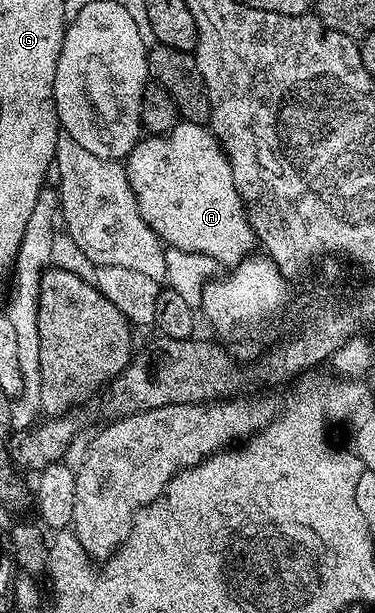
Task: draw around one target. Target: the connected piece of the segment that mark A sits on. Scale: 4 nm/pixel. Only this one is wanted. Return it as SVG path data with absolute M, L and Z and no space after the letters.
M178 122L166 136L146 135L129 151L123 165L139 214L165 246L207 255L218 265L228 266L240 264L254 251L253 227L235 186L229 158L206 125Z

